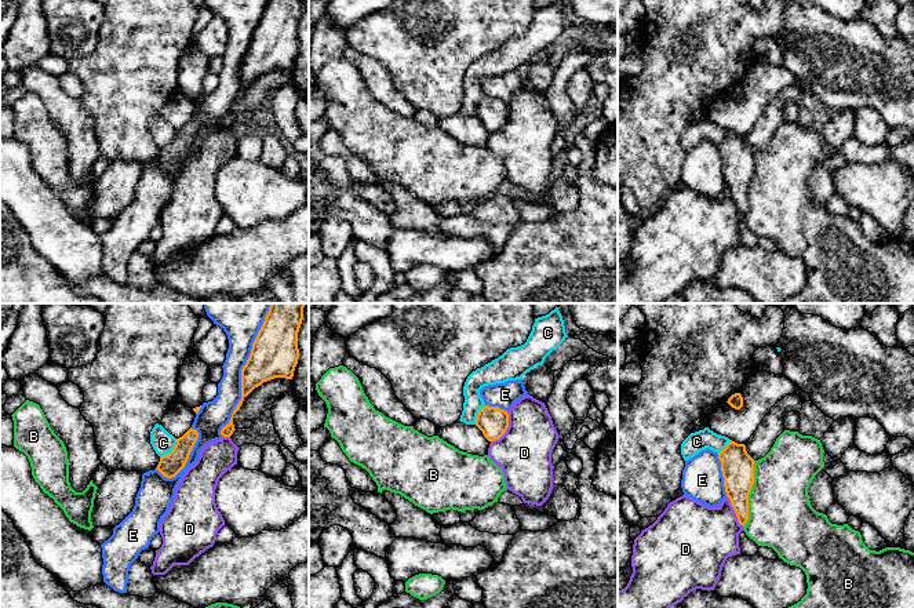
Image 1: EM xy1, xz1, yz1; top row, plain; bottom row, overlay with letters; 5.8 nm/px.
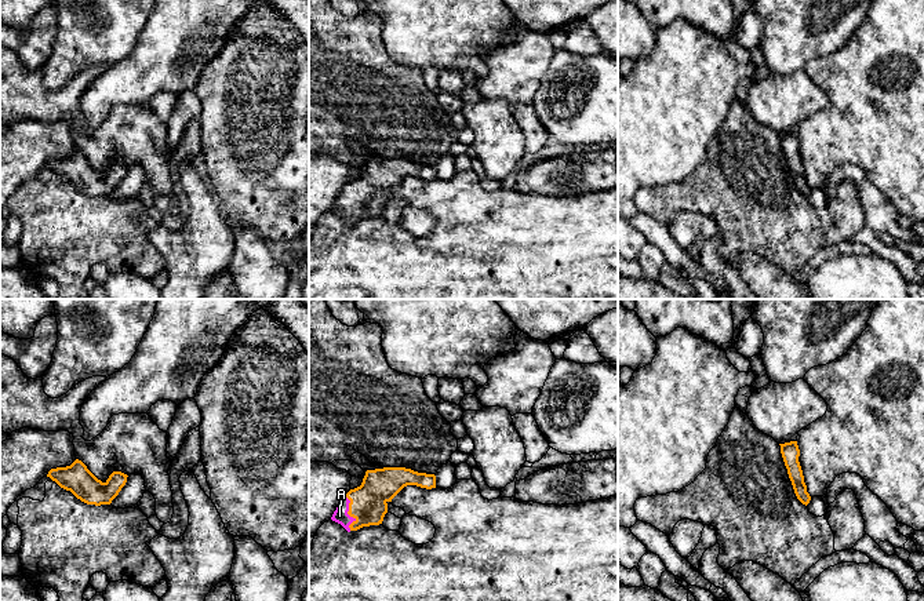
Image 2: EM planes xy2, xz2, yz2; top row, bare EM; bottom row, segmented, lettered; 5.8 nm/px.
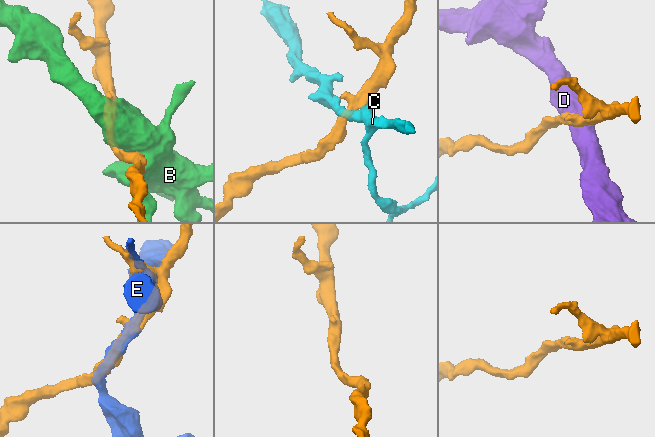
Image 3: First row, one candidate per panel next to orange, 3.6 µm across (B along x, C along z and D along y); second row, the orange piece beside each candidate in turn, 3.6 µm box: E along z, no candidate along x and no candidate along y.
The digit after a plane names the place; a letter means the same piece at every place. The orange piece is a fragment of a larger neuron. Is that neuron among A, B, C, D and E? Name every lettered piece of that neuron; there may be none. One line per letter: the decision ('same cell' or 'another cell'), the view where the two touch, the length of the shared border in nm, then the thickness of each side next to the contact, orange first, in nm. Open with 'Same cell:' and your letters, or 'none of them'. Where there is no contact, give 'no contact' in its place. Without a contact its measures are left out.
Same cell: A
A: same cell; meets orange in xz2; contact 220 nm long; 220 nm thick on the orange side, 90 nm on the other
B: another cell; meets orange in yz1; contact 400 nm long; 190 nm thick on the orange side, 380 nm on the other
C: another cell; meets orange in xy1; contact 160 nm long; 140 nm thick on the orange side, 140 nm on the other
D: another cell; meets orange in xz1; contact 220 nm long; 170 nm thick on the orange side, 320 nm on the other
E: another cell; meets orange in xy1; contact 800 nm long; 280 nm thick on the orange side, 190 nm on the other

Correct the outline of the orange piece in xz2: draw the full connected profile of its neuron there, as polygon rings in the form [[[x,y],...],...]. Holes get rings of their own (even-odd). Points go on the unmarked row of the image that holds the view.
[[[405,159],[367,161],[361,176],[341,190],[331,211],[348,223],[379,216],[388,204],[388,194],[407,176],[432,181],[436,179],[436,167]]]

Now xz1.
[[[484,97],[474,114],[488,132],[499,131],[509,119],[509,105],[499,98]]]

